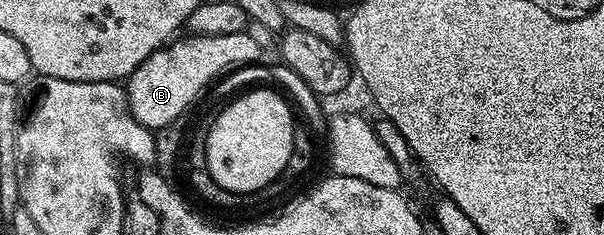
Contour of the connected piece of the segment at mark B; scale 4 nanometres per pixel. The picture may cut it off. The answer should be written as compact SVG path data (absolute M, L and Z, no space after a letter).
M247 33L222 35L187 35L173 40L163 49L156 49L126 78L128 111L138 123L157 131L172 121L185 116L188 108L200 97L204 88L211 86L233 67L257 64L262 51Z

